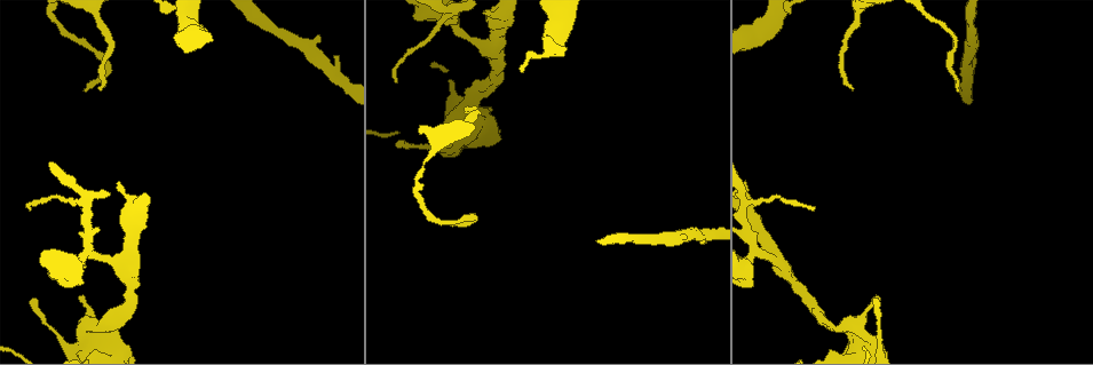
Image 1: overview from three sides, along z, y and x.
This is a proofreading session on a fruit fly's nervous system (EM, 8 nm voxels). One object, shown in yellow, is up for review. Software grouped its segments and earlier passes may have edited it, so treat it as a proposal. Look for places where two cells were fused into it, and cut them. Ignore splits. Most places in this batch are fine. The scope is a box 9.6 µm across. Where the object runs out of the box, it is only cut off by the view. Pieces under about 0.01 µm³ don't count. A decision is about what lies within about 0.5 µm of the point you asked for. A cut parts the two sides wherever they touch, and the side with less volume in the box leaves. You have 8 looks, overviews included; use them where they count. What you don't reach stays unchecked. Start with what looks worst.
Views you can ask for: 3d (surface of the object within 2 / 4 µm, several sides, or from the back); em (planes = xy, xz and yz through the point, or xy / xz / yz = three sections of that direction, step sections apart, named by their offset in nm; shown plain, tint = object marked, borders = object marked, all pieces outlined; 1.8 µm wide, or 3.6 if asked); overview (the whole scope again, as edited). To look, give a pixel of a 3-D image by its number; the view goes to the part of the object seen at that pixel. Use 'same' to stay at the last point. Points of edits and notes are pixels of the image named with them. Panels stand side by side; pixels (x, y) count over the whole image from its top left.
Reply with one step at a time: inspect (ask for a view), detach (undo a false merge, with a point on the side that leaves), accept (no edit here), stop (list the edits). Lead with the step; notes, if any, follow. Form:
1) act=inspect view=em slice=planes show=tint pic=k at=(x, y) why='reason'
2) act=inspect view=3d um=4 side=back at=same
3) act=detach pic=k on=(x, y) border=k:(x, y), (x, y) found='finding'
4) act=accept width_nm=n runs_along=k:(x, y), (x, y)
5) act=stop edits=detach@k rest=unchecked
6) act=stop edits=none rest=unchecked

act=inspect view=em slice=planes show=tint pic=1 at=(471, 220) why='sharp bend'

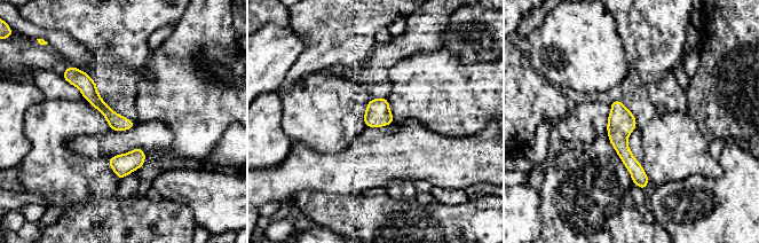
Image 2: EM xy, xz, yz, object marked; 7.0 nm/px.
act=accept runs_along=2:(614, 103), (621, 147), (642, 185) found='continuous, no second cell'

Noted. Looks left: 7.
act=inspect view=em slice=xz step=4 show=plain pic=1 at=(72, 202) why='four-way junction'

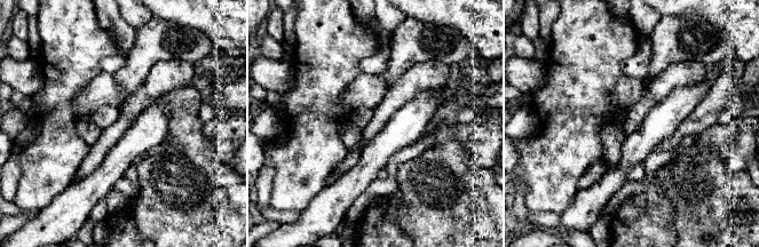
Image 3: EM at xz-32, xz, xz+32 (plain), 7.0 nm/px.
act=inspect view=em slice=xz step=4 show=tint at=same

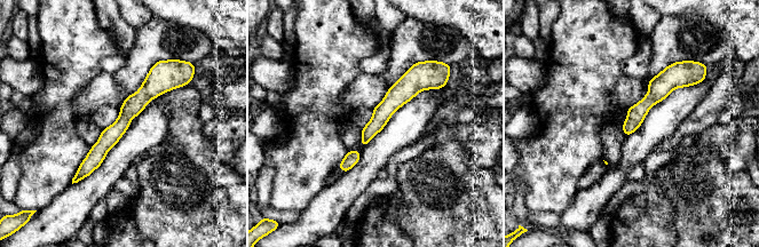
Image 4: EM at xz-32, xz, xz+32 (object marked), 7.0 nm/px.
act=accept width_nm=130 runs_along=4:(165, 71), (79, 176) found='one cell here'

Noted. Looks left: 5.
act=inspect view=3d um=4 side=back pic=1 at=(122, 269) why='a fork'

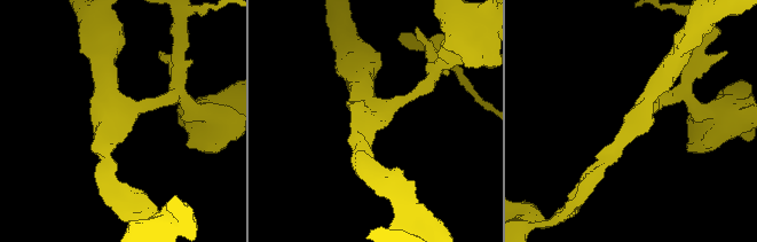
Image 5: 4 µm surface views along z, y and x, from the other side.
act=inspect view=em slice=xy step=8 show=tint pic=5 at=(120, 118) arms=3 arm_widths_nm=180,220,280

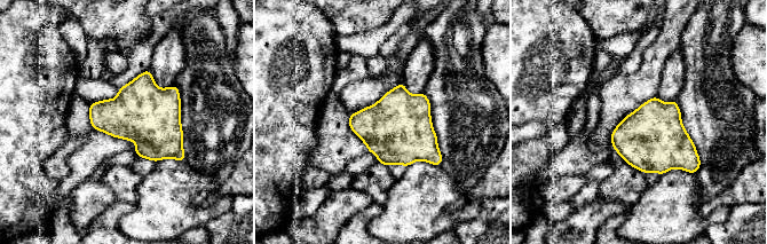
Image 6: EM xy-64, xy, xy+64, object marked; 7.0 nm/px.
act=accept found='continuous, no second cell'

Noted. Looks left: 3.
act=stop edits=none rest=unchecked

